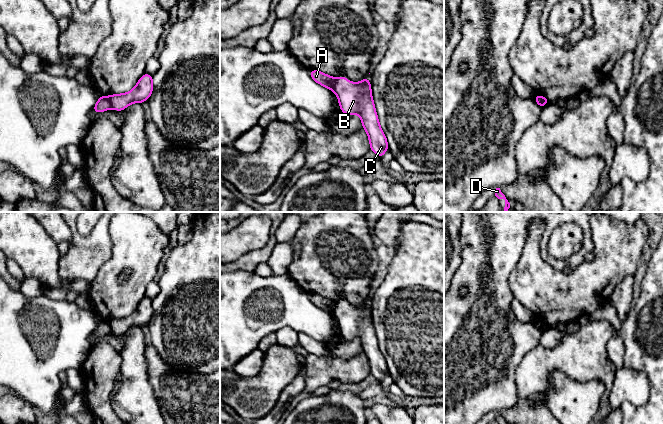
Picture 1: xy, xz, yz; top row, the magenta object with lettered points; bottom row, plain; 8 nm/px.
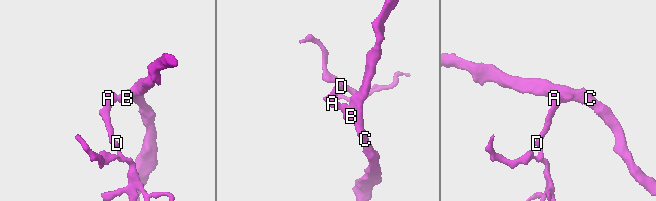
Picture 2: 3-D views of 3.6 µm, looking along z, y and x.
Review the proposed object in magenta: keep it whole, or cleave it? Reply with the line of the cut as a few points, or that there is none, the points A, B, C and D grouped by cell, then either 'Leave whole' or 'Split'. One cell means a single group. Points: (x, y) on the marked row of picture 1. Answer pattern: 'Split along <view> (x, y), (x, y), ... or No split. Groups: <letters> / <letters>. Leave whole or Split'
Split along yz (537, 95), (544, 105). Groups: A D / B C. Split

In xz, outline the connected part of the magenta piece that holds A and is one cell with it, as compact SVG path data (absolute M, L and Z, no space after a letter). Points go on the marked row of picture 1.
M314 69L310 70L310 77L318 84L333 90L335 84L335 79L333 77Z

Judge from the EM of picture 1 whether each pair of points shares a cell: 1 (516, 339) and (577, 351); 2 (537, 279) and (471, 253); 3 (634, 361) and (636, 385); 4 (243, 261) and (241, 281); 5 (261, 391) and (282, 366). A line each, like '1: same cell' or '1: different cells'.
1: different cells
2: different cells
3: different cells
4: different cells
5: same cell

